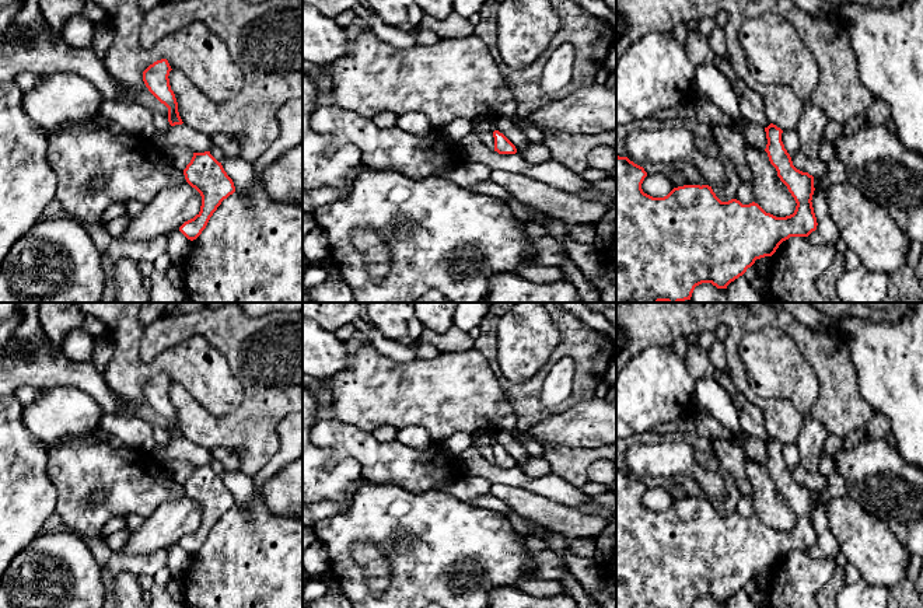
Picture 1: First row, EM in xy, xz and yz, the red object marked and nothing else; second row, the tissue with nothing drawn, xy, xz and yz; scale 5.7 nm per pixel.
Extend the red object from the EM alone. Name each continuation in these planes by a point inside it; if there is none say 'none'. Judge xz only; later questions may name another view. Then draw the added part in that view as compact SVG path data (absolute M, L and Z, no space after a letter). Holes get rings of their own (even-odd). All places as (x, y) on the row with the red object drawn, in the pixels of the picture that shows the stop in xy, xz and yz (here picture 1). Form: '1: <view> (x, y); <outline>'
none

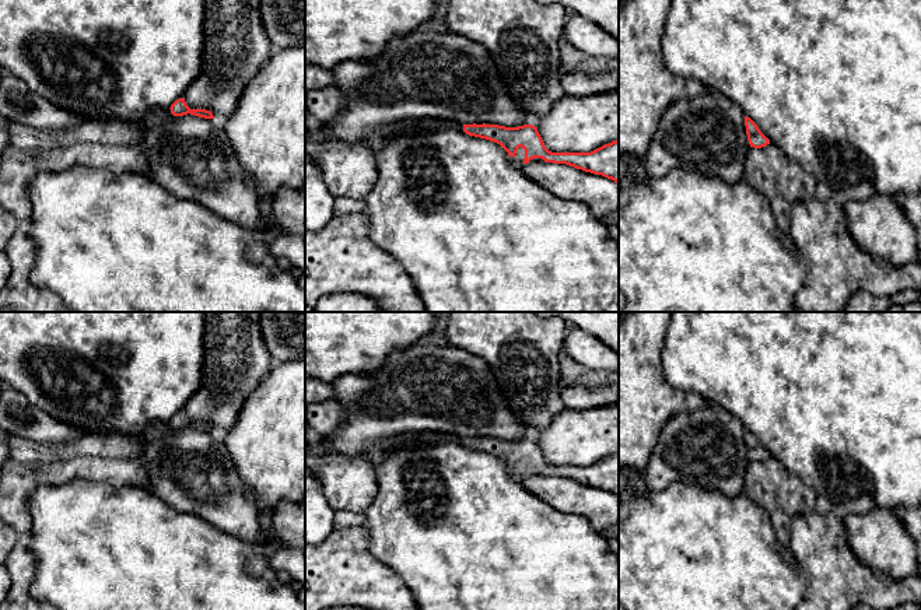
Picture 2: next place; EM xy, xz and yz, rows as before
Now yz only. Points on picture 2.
none

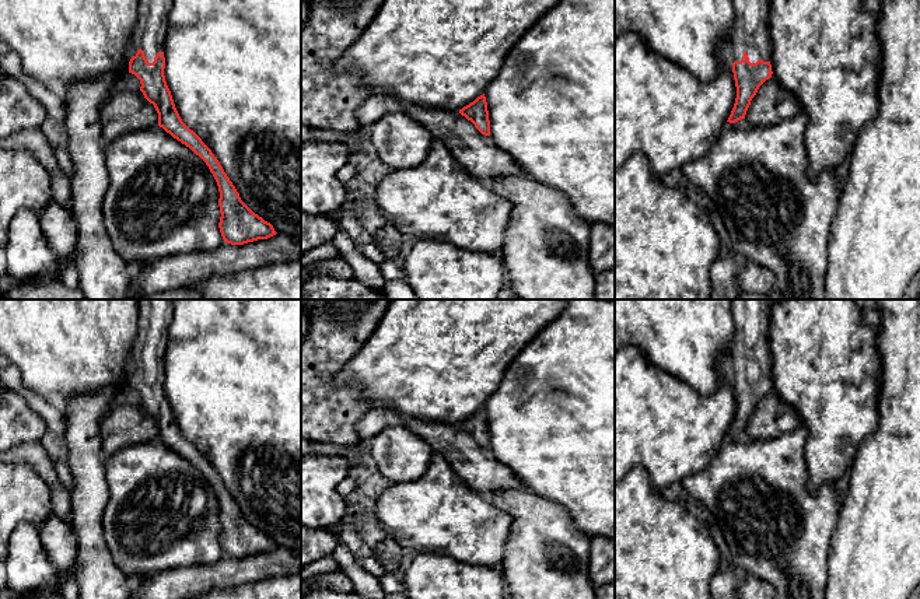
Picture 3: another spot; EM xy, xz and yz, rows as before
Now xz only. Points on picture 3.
none

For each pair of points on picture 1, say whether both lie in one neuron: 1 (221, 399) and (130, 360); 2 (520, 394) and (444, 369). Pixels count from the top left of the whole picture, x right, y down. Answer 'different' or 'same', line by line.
1: same
2: different

